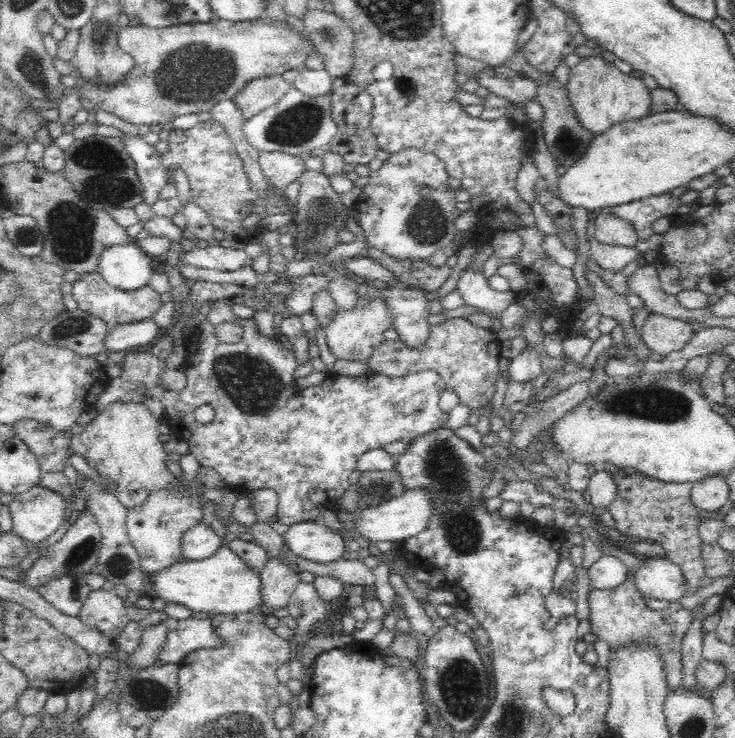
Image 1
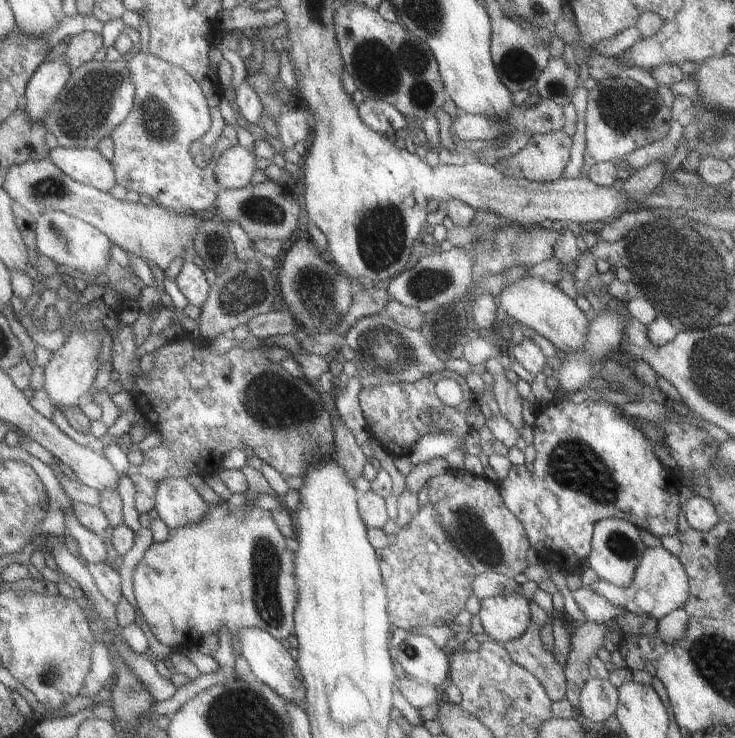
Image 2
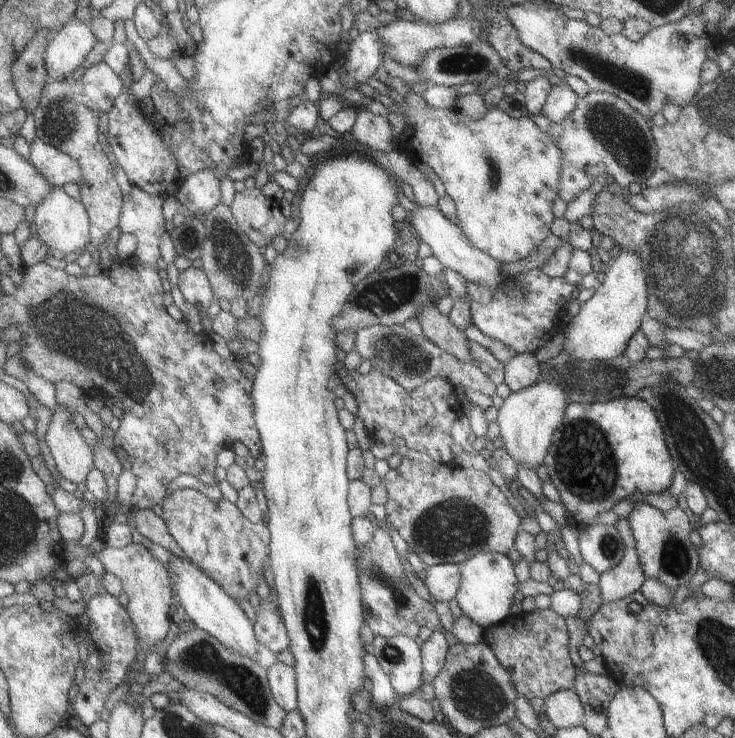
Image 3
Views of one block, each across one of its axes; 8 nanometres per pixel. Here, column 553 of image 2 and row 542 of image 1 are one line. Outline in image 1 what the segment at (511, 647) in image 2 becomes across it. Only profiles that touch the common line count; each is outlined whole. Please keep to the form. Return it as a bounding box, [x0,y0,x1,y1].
[609,476,706,595]

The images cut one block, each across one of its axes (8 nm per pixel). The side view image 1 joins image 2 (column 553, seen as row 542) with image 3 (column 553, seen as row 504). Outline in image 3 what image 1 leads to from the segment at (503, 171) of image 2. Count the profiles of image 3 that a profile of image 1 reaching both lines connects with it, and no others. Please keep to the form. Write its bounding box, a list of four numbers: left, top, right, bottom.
[349,92,561,264]

